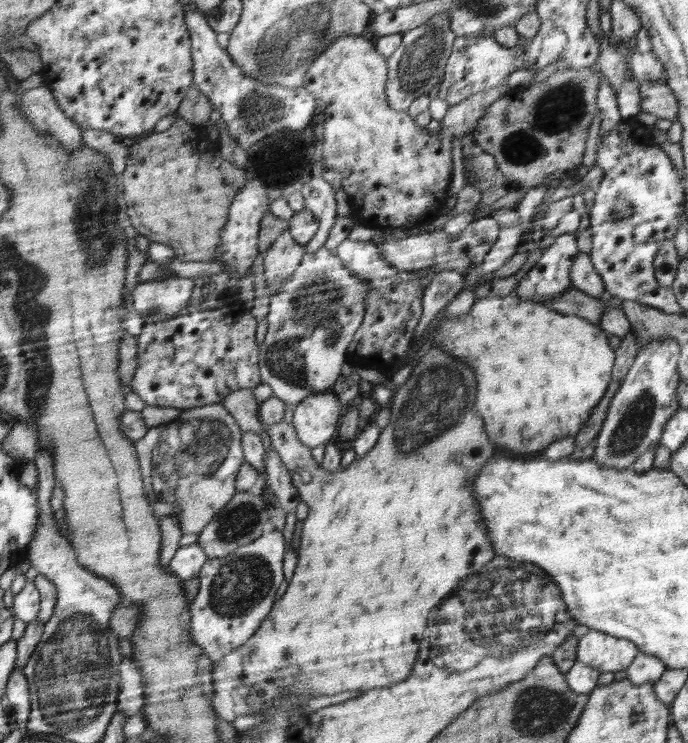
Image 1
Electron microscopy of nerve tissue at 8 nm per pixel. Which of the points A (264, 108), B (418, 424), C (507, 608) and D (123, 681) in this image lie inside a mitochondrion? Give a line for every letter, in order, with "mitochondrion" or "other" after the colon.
A: mitochondrion
B: mitochondrion
C: mitochondrion
D: mitochondrion

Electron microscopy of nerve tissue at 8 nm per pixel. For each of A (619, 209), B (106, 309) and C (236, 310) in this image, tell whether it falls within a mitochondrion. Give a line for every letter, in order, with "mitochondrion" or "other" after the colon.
A: mitochondrion
B: other
C: other

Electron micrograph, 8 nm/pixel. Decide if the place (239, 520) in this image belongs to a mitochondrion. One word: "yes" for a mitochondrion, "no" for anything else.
yes

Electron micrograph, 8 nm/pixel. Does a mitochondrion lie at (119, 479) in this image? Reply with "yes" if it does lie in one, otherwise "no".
no

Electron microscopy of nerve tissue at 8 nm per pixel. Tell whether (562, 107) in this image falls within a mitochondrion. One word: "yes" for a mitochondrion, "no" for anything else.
yes

